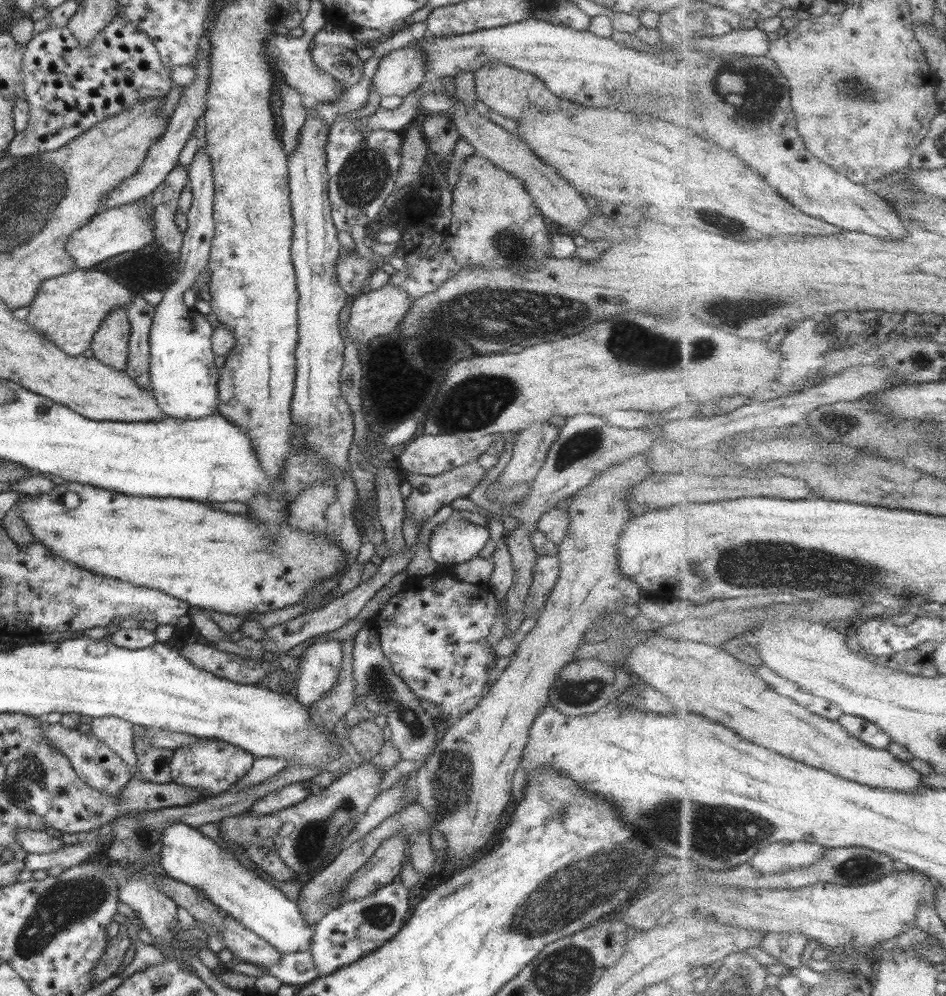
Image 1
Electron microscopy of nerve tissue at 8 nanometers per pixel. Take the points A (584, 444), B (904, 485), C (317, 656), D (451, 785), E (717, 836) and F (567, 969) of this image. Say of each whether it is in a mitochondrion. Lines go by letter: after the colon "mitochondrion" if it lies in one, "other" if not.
A: mitochondrion
B: other
C: other
D: mitochondrion
E: mitochondrion
F: mitochondrion

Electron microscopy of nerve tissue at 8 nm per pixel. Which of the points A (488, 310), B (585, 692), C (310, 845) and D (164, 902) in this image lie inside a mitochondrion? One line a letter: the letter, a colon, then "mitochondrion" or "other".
A: mitochondrion
B: mitochondrion
C: mitochondrion
D: other

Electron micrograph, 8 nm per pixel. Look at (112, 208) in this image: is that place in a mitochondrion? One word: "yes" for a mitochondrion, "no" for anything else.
no

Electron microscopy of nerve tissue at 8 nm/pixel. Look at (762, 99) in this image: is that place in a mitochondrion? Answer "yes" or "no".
yes

